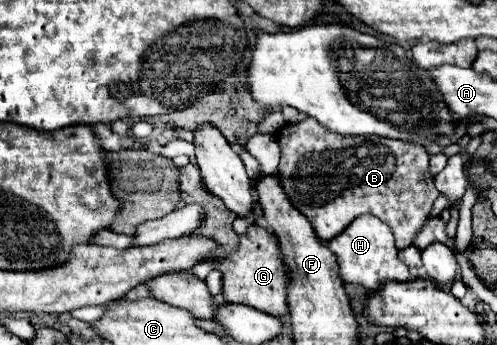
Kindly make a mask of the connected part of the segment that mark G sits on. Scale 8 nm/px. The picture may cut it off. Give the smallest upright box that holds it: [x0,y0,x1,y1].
[176,164,288,316]

